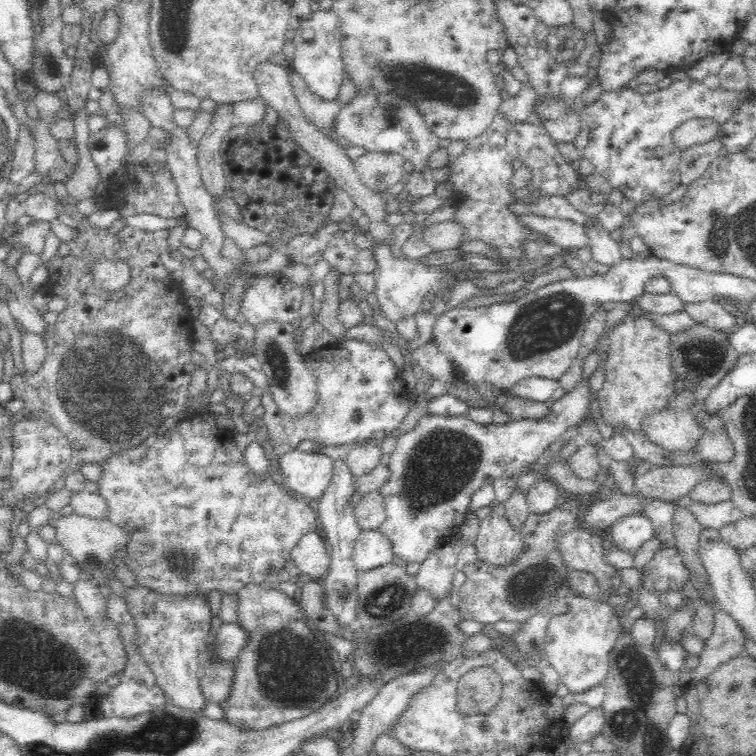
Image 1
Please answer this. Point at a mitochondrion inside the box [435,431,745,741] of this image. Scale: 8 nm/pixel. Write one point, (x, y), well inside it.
(522, 591)

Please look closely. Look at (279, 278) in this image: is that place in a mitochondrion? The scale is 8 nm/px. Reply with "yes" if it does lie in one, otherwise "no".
no

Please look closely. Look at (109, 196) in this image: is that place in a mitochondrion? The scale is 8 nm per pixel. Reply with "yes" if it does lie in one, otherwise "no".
no

